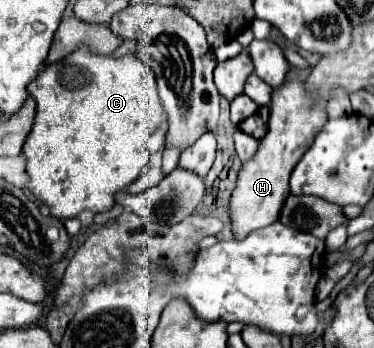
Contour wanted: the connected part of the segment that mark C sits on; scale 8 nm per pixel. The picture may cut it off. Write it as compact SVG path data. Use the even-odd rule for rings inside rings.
M80 47L60 63L44 67L34 85L28 85L28 93L36 99L36 119L22 147L30 177L26 187L50 207L50 215L56 219L72 219L82 211L102 213L112 209L114 195L130 185L150 157L164 147L168 117L158 99L156 75L136 55L114 59L112 55L94 55Z

